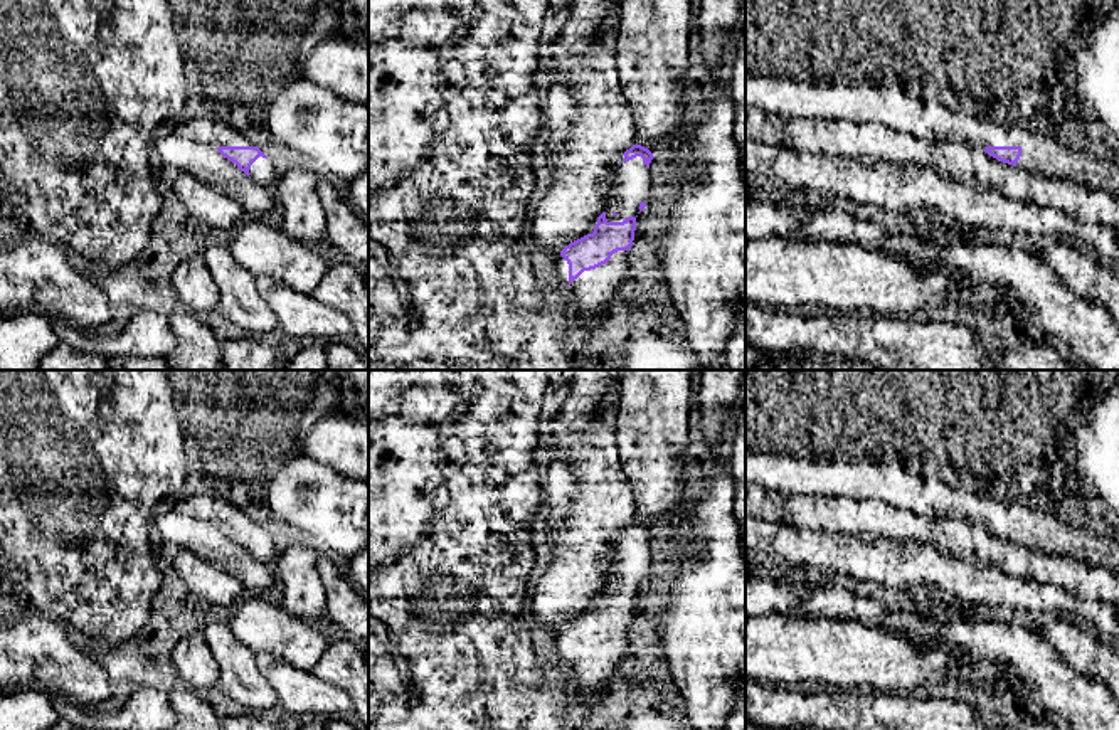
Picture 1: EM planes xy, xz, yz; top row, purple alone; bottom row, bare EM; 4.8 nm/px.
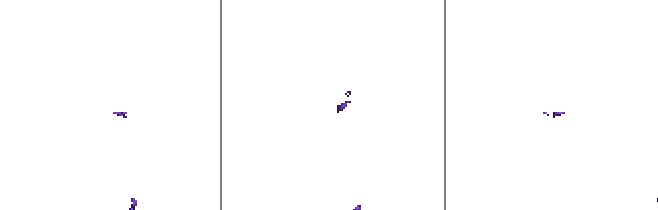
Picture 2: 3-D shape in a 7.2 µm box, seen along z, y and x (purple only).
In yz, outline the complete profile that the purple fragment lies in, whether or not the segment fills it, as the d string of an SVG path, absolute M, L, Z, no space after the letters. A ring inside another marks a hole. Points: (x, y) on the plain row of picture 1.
M1033 511L1023 523L986 523L984 528L1028 550L1119 574L1119 535L1097 535L1042 511Z

